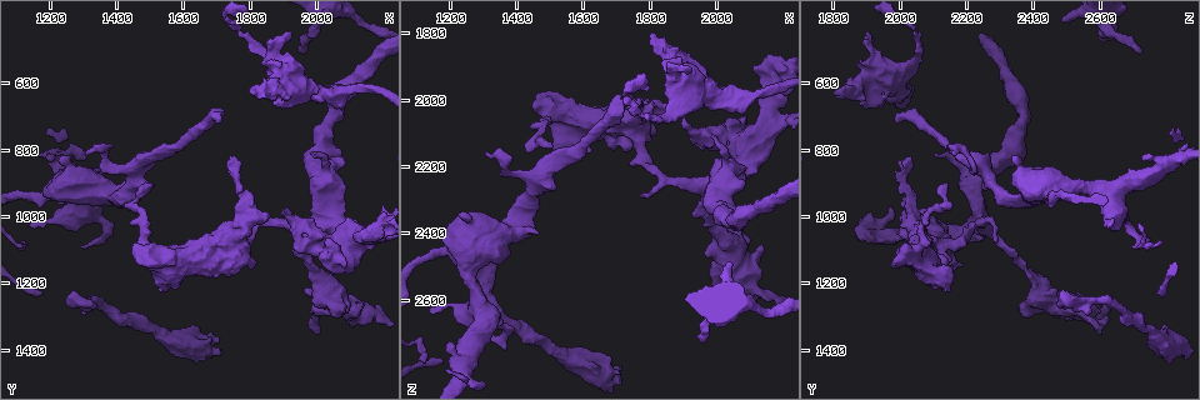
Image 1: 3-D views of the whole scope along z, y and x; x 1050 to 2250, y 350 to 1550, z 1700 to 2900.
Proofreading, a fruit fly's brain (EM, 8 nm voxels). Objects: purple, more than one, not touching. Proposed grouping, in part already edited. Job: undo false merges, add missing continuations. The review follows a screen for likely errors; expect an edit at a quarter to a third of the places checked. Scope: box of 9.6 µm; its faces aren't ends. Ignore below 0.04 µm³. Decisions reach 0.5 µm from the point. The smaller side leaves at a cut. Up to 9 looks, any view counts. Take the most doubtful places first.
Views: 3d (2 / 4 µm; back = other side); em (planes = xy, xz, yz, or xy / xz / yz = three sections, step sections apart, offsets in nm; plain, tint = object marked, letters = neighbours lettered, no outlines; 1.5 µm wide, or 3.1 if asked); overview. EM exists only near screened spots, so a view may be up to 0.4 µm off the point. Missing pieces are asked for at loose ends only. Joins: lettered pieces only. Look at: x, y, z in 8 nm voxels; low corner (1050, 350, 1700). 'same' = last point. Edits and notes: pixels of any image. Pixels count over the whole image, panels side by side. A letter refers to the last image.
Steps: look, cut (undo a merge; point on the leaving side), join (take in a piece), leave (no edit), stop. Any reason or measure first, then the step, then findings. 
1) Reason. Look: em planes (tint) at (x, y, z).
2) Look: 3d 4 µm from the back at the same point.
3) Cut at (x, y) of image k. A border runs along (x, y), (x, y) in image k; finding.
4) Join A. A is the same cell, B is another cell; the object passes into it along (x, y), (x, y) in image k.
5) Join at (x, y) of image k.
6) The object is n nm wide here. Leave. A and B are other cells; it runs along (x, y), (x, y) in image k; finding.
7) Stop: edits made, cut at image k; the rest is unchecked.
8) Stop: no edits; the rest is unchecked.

Thick end. Look: em planes (letters) at (1700, 1380, 2820).

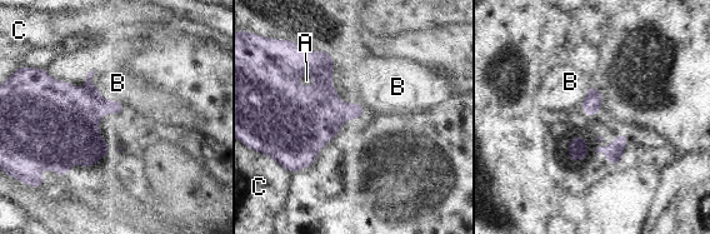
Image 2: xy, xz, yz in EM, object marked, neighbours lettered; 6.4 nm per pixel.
The longest contact is with B, 280 nm. Leave. A, B and C are other cells; none of them fits.

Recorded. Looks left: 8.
Branch stops here. Look: em xz step 4 (letters) at (1980, 820, 2110).

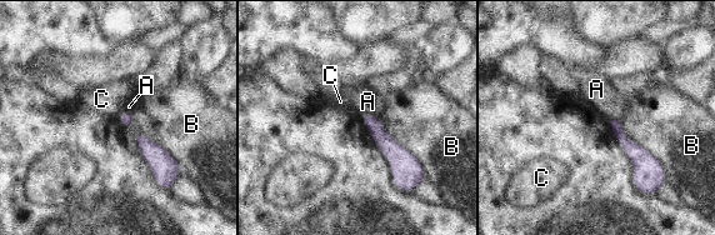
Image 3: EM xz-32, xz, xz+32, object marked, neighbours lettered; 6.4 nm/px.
Look: em planes (letters) at the same point.

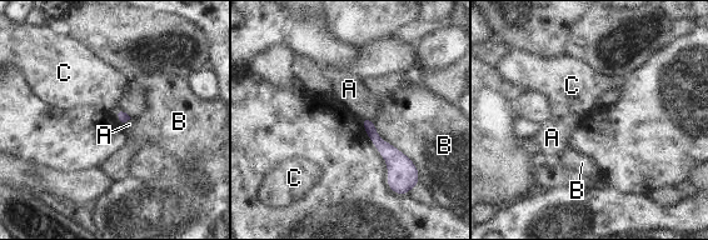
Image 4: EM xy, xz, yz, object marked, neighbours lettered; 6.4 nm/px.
Leave. A, B and C are other cells; a border runs along (118, 108), (113, 113) in image 4; none of them fits.

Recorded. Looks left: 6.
Free end. Look: em xz step 4 (letters) at (1290, 1090, 2710).

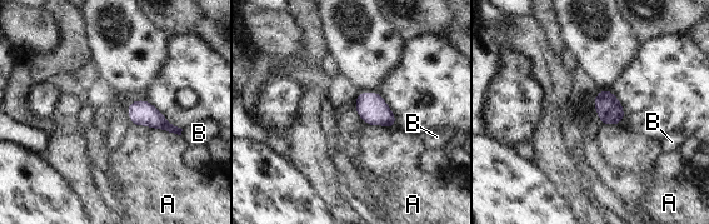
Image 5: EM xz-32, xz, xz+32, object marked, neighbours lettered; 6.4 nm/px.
Leave. A and B are other cells; a border runs along (133, 124), (161, 128), (180, 135) in image 5; none of them fits.

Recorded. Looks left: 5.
Free end. Look: 3d 2 µm at (1710, 720, 2000).

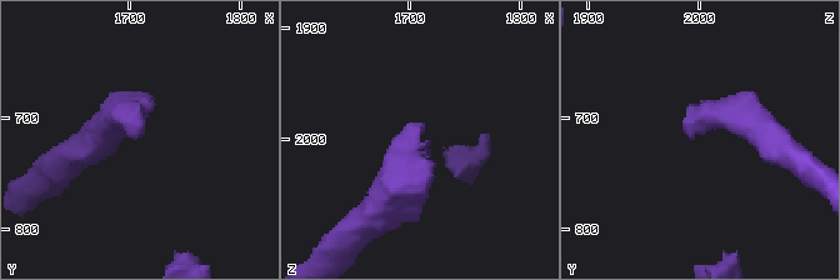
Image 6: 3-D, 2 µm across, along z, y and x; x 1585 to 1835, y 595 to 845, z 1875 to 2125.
Now the EM. Look: em yz step 8 (letters) at (1700, 720, 1992).

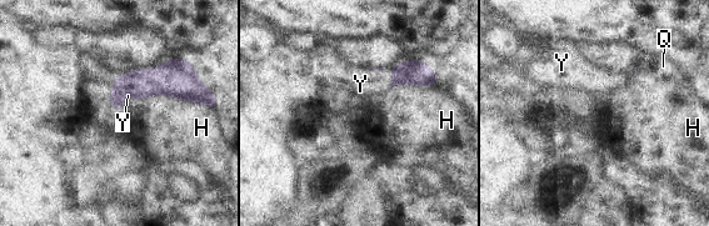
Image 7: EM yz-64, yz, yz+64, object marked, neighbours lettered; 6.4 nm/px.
The object is 120 nm wide here. Join Y. Y is the same cell, H and Q are other cells; the object passes into it along (158, 81), (123, 98), (128, 95) in image 7; the neuron continues.

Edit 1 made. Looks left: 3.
Stop: edits made, join at image 7; the rest is unchecked.

